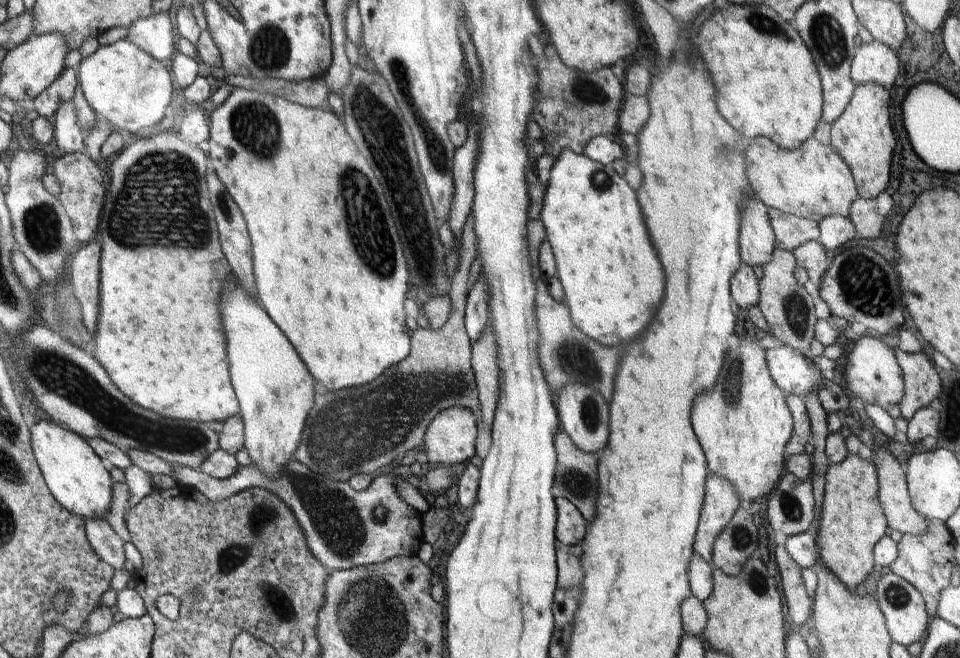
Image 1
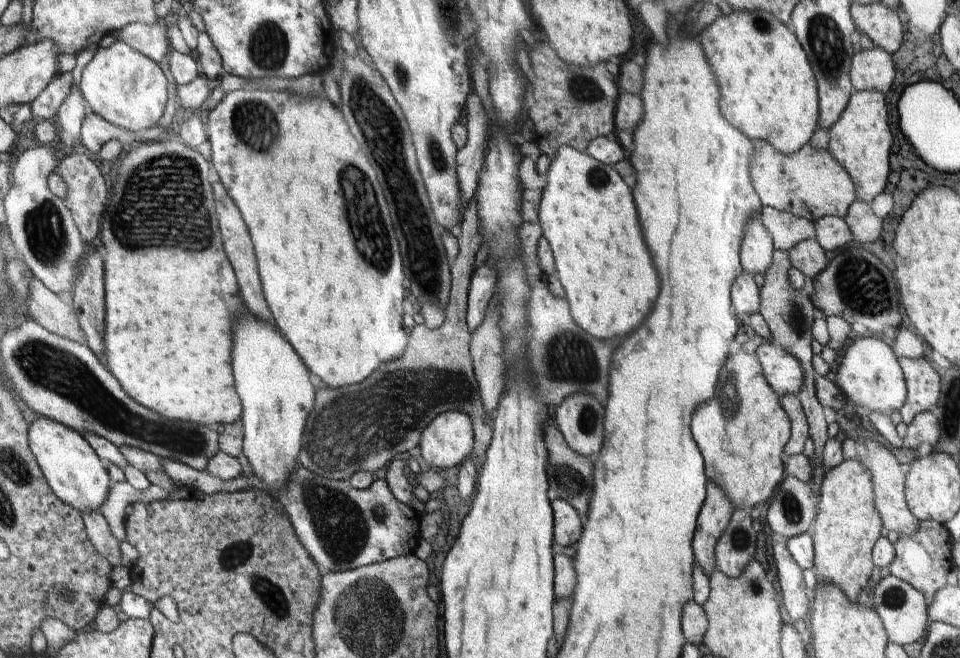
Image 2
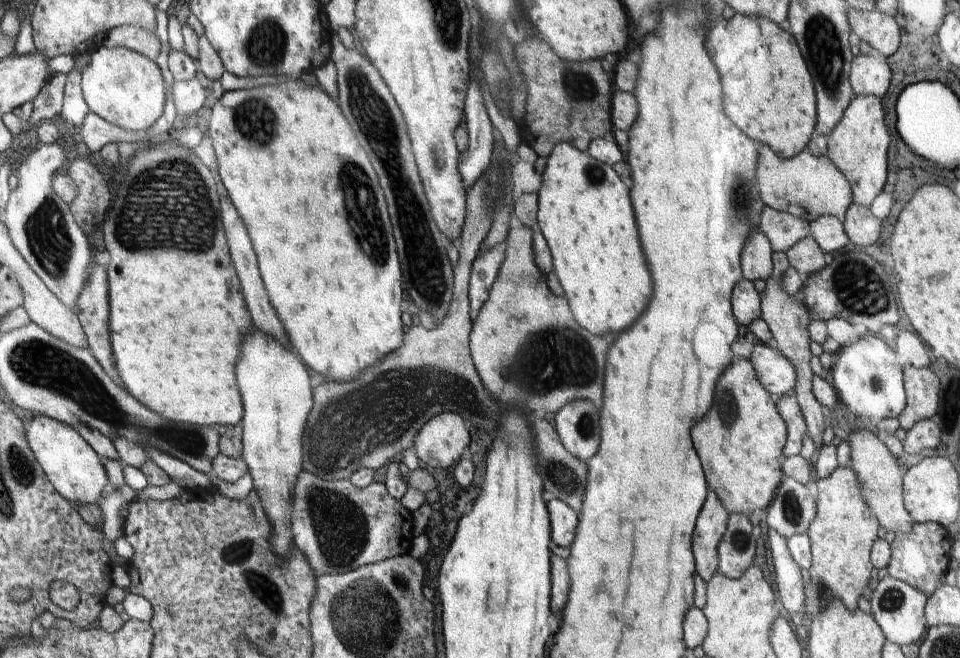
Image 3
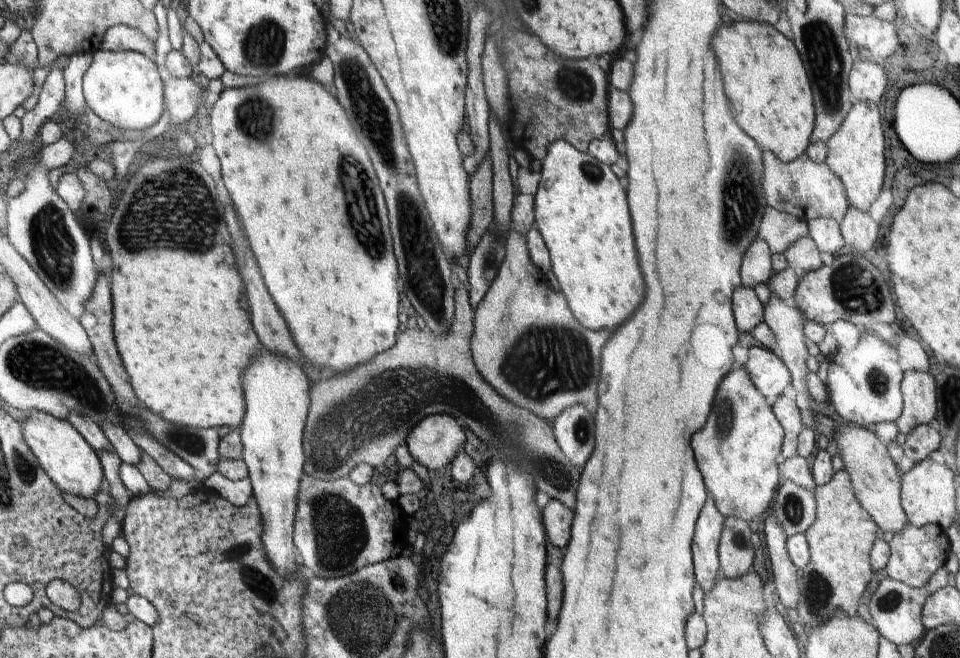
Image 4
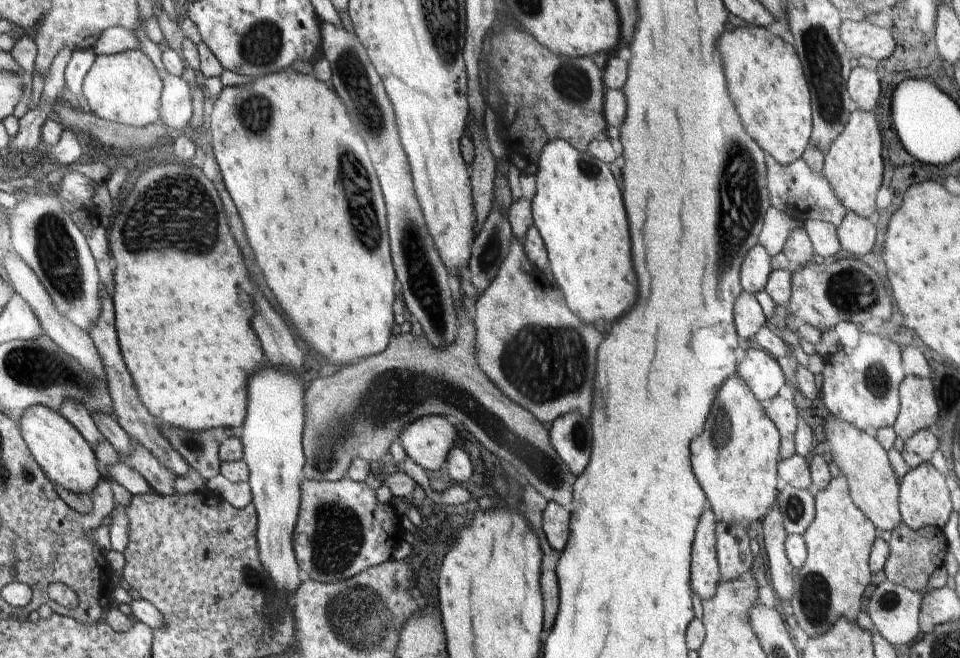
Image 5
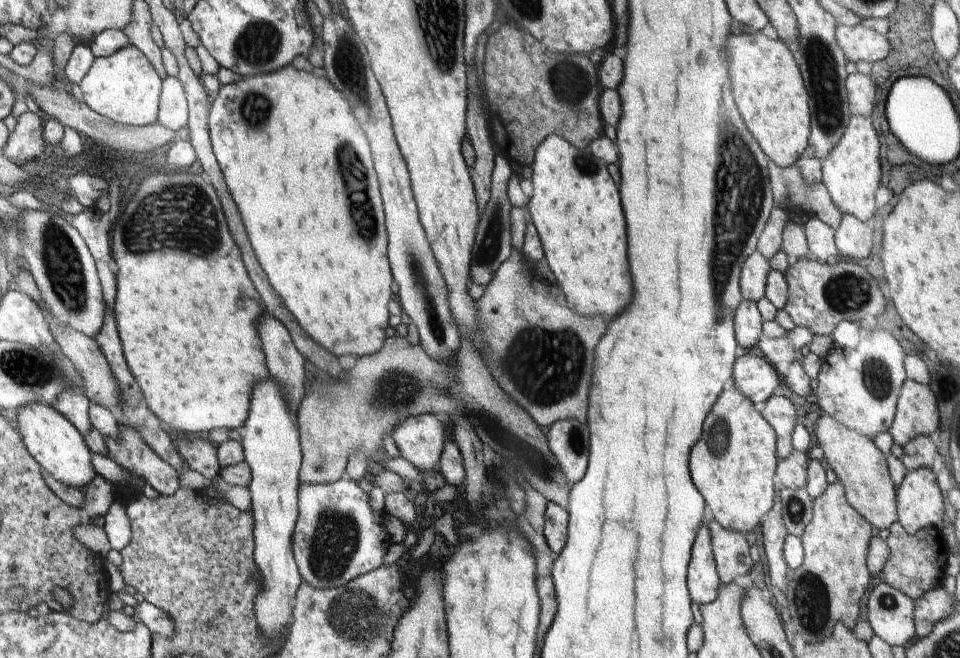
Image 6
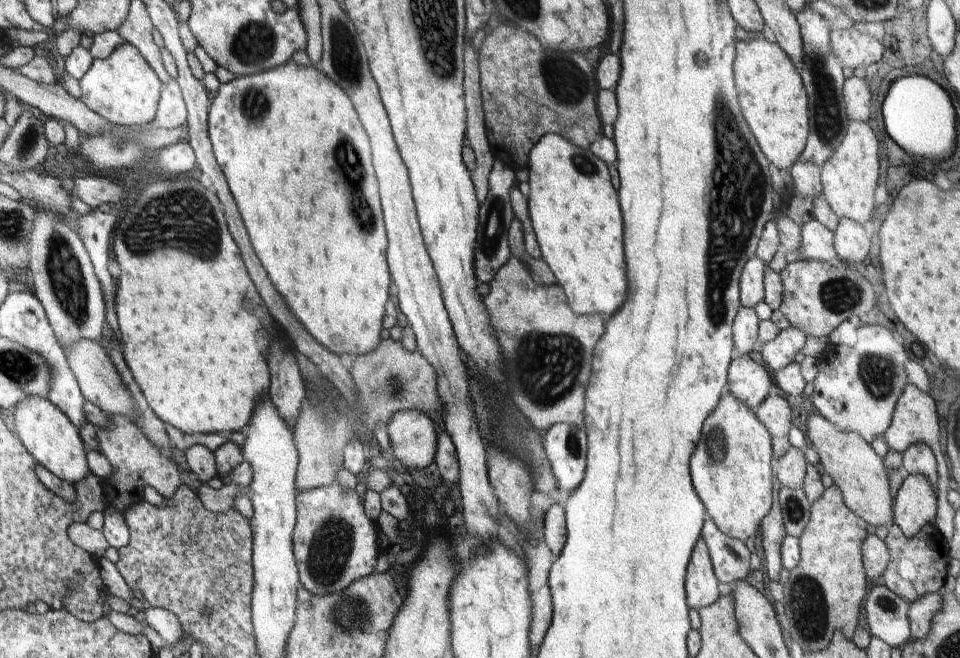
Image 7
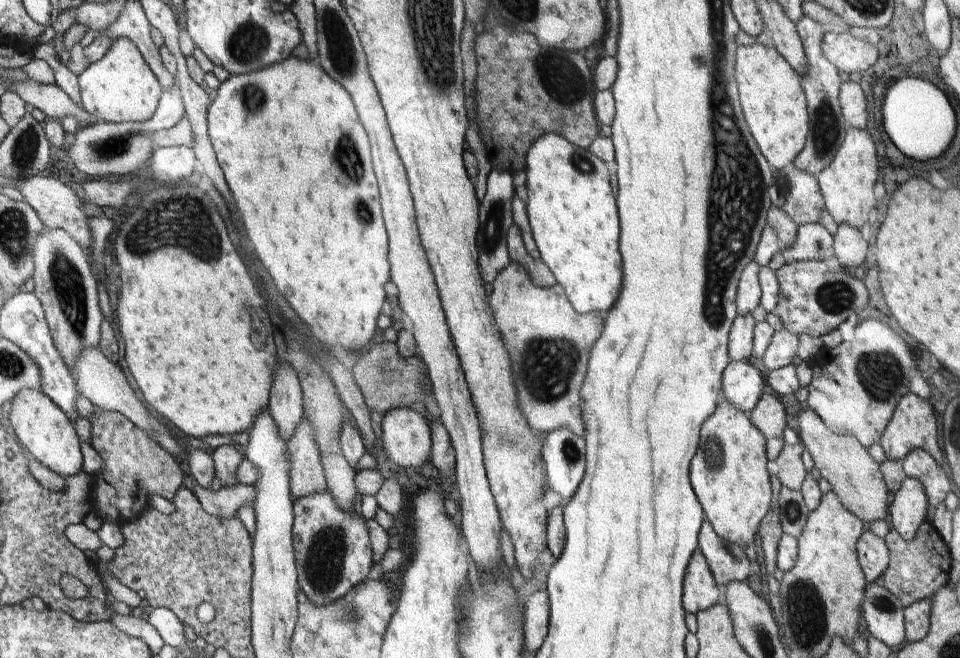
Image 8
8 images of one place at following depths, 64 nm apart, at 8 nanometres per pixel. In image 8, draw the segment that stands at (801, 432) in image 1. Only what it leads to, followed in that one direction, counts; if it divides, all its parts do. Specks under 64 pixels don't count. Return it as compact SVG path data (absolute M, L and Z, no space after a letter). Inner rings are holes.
M769 392L761 394L761 400L749 414L749 422L757 426L757 430L765 436L765 454L767 462L775 462L781 454L785 442L783 442L783 430L785 426L785 408L783 404L771 396Z

